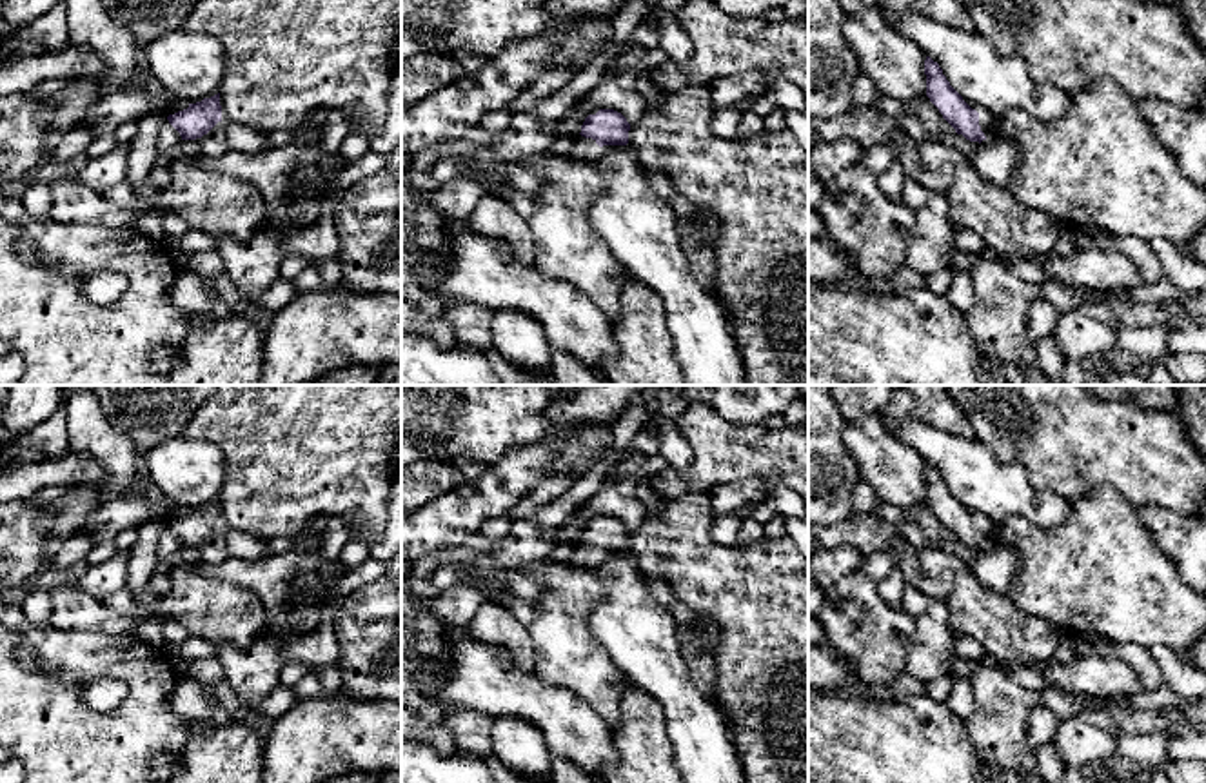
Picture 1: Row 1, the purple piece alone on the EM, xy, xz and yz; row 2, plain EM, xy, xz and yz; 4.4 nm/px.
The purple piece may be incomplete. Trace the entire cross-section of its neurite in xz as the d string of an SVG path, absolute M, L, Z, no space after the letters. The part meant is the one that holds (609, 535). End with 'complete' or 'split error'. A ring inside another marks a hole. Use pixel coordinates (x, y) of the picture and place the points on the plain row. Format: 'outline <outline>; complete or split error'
outline M599 516L585 525L568 565L594 570L603 552L627 552L628 538L630 530L621 520Z; split error

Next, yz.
outline M930 463L924 467L926 503L939 516L943 525L970 549L983 549L999 541L997 527L990 521L979 521L950 492L943 476Z; split error

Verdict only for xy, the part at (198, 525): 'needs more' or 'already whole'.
needs more

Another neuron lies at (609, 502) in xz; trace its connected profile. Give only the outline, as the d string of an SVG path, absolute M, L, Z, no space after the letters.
M645 454L625 456L607 478L594 498L585 503L581 530L588 521L596 521L599 516L614 516L621 520L630 532L638 530L647 518L645 505L636 496L623 496L618 483L625 476L632 476L645 461Z

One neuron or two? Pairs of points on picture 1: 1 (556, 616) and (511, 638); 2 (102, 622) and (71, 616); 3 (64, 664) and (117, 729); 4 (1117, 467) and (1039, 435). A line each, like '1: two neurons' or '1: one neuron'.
1: two neurons
2: one neuron
3: one neuron
4: one neuron

